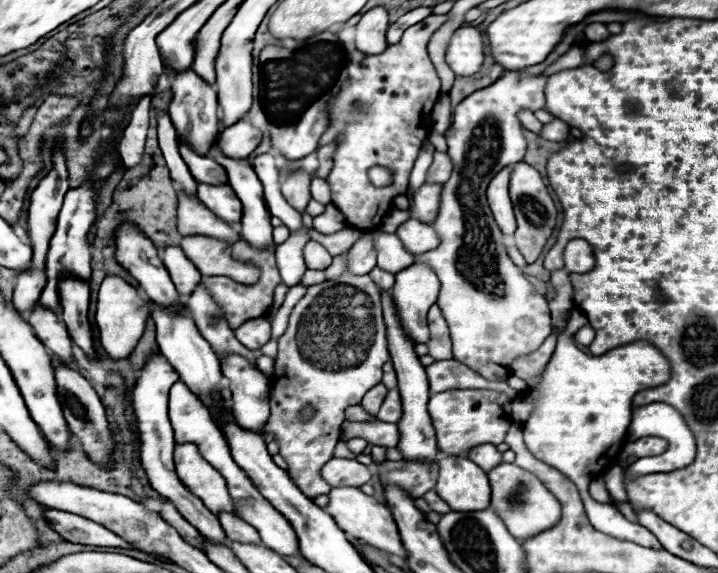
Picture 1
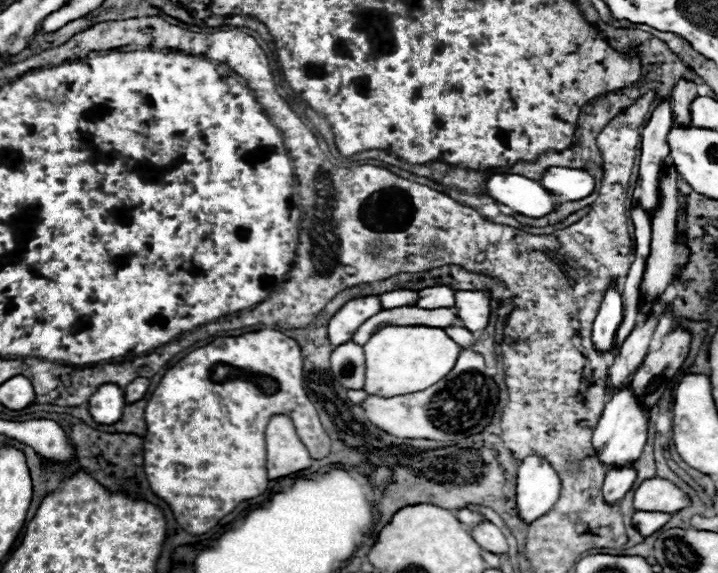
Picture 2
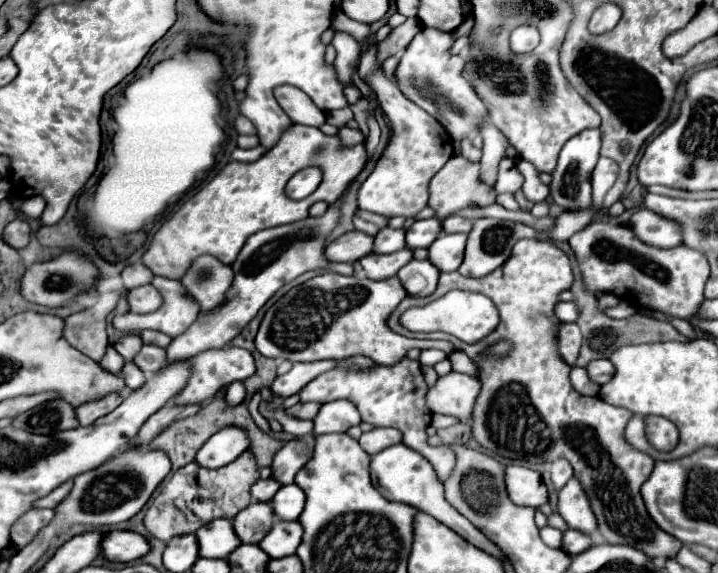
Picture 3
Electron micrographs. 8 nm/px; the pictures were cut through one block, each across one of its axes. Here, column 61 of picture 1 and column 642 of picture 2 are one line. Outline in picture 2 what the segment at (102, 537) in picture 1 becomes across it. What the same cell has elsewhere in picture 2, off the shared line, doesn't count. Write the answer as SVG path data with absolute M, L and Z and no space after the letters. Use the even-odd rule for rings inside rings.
M638 510L634 514L634 526L638 528L638 532L642 536L650 536L658 528L662 528L670 518L672 518L672 514L668 514L668 512L642 512L642 510Z

